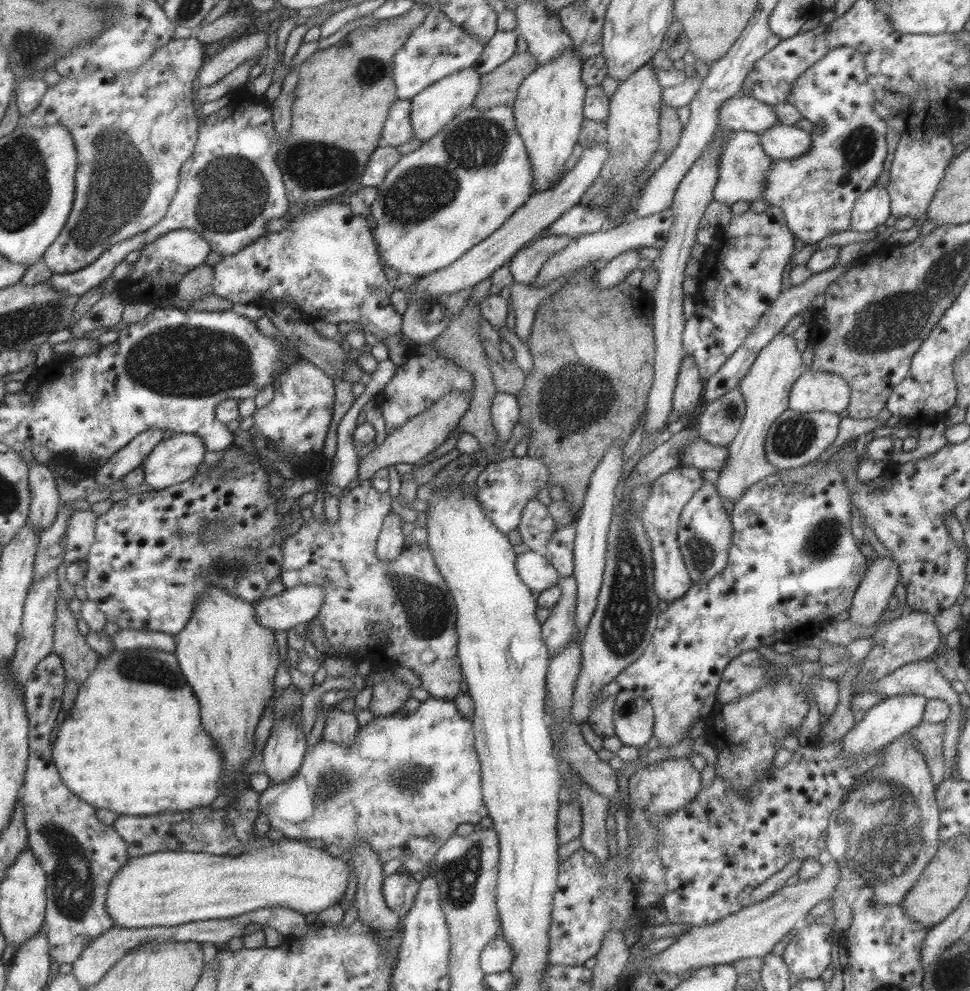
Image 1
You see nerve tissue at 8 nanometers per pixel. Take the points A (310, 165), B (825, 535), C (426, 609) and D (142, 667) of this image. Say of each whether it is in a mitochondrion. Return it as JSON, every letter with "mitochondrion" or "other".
{"A":"mitochondrion","B":"mitochondrion","C":"mitochondrion","D":"mitochondrion"}

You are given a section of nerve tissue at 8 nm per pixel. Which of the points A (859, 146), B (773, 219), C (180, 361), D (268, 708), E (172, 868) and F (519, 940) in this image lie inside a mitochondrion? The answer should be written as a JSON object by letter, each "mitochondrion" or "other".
{"A":"mitochondrion","B":"other","C":"mitochondrion","D":"other","E":"other","F":"other"}

